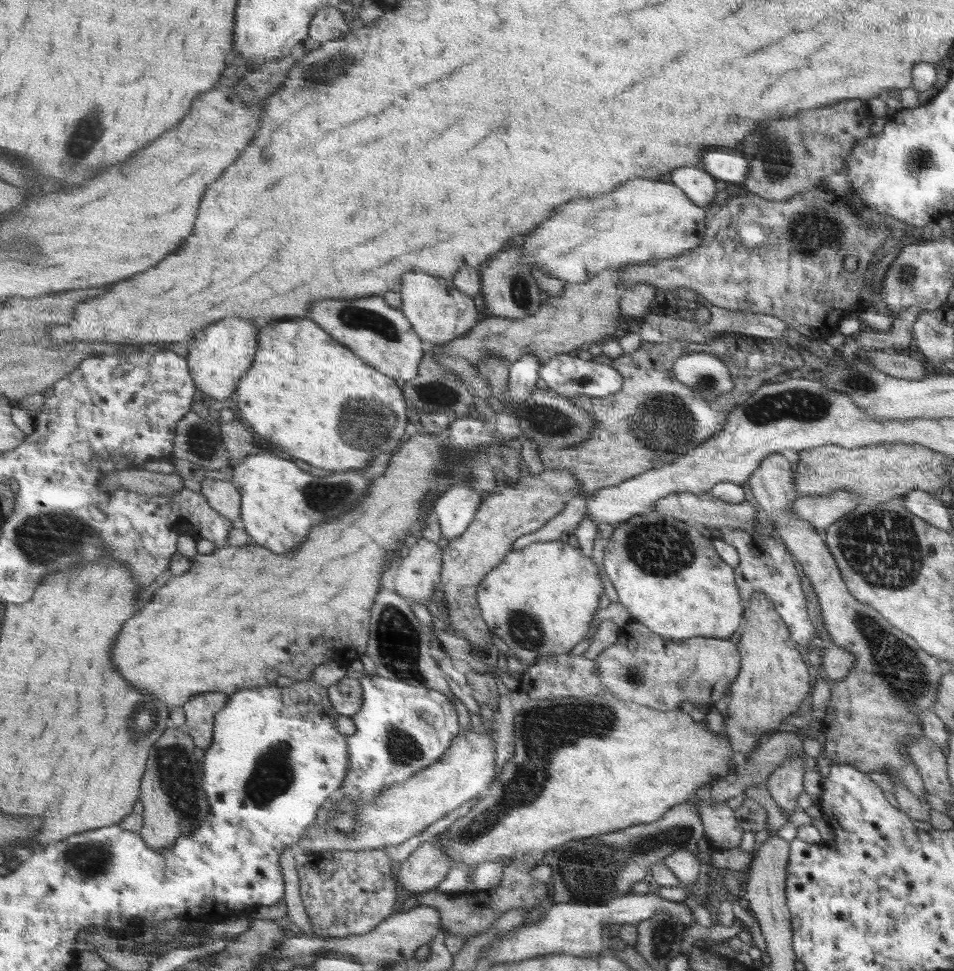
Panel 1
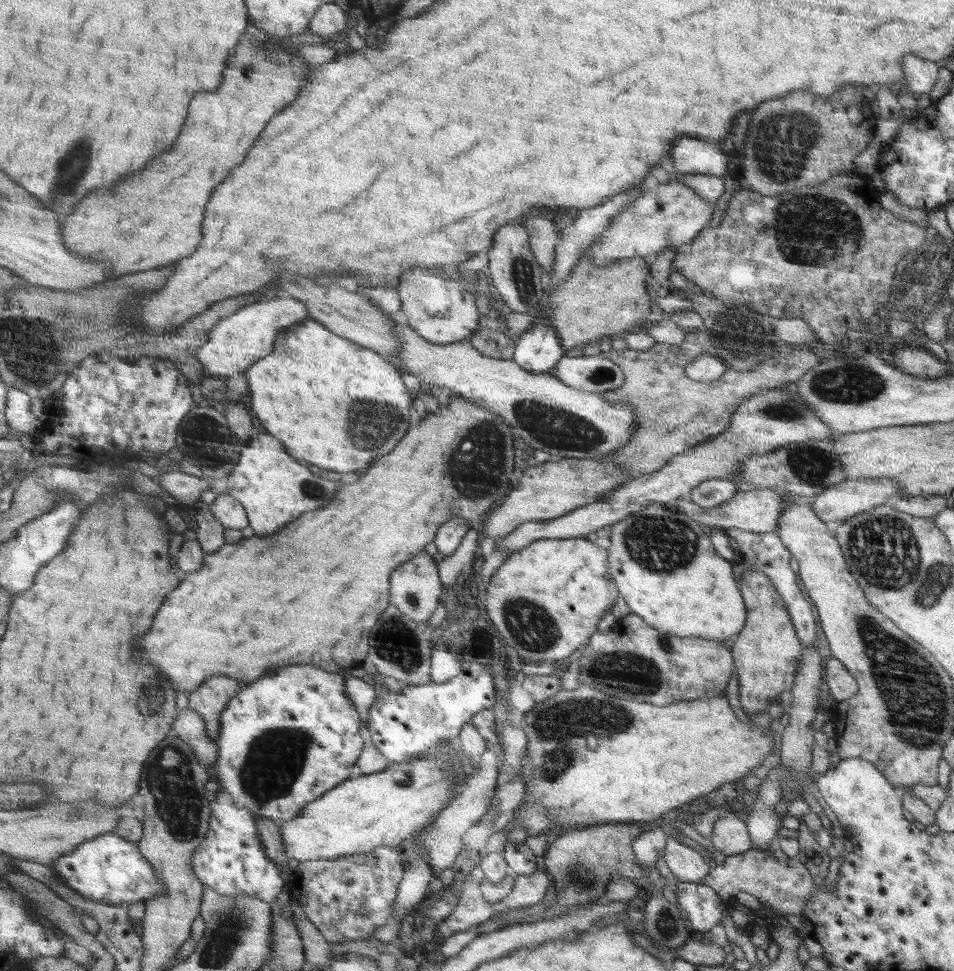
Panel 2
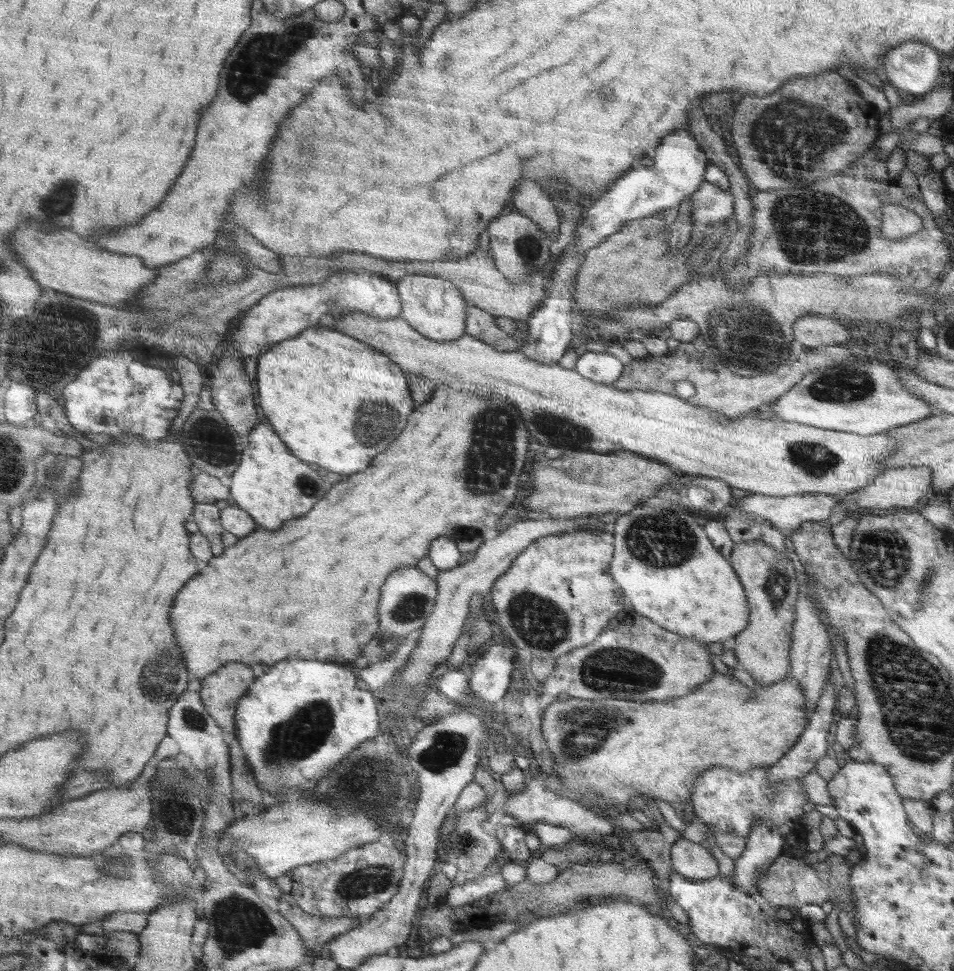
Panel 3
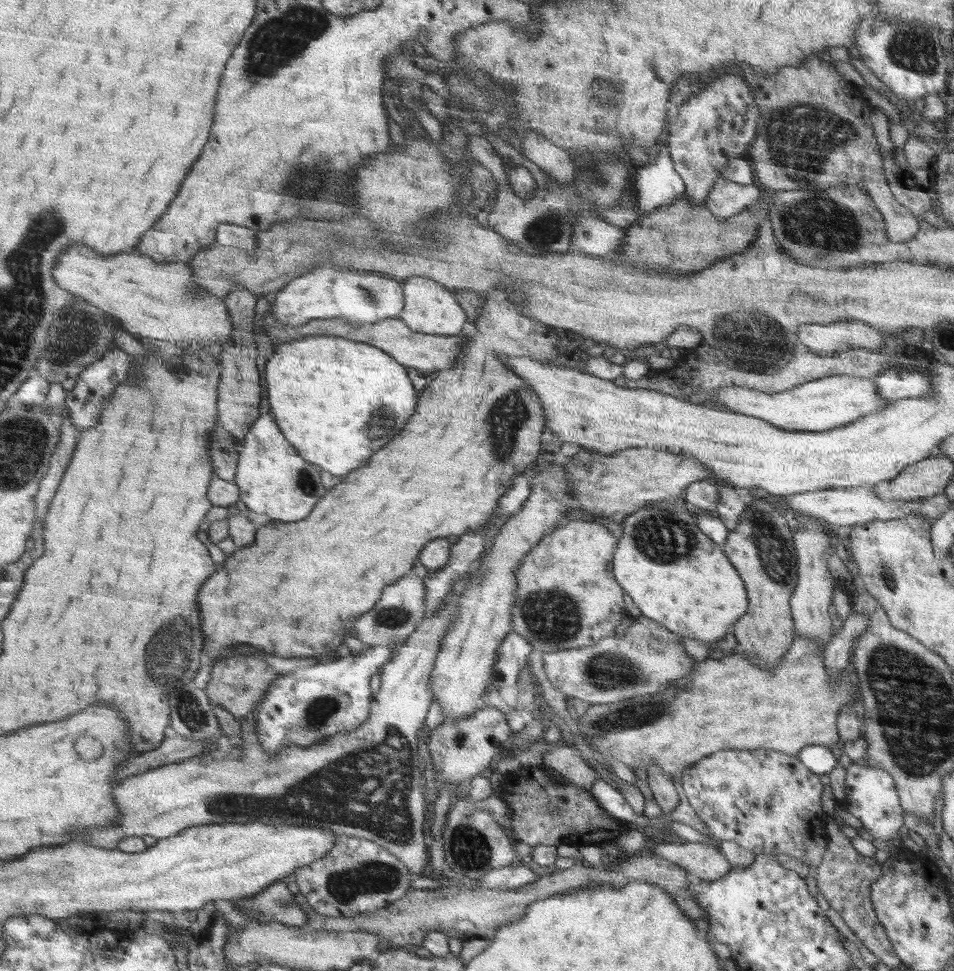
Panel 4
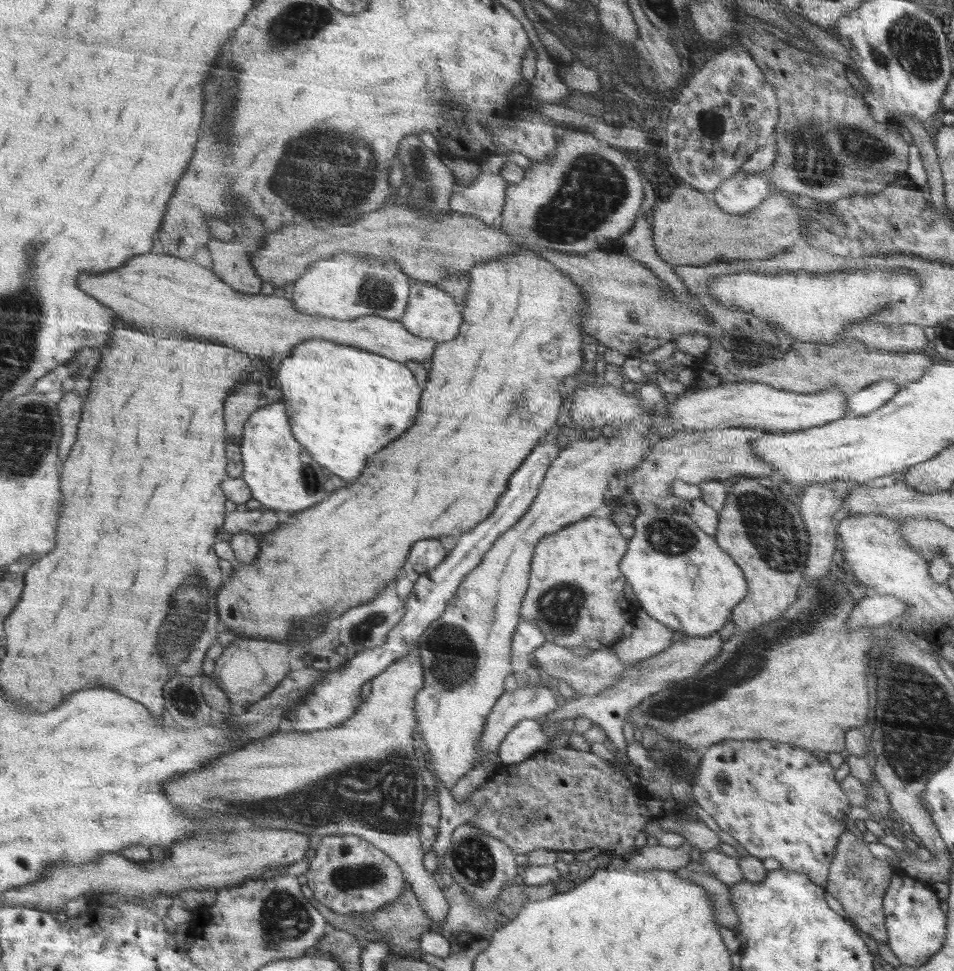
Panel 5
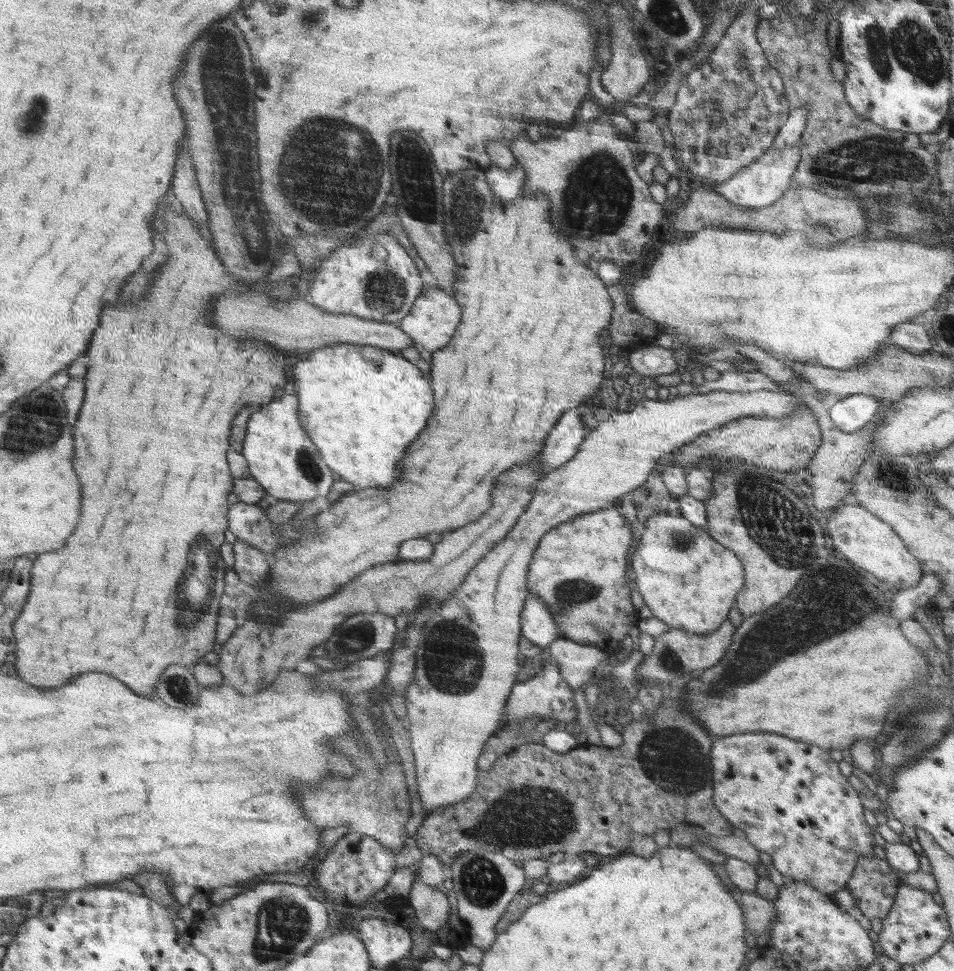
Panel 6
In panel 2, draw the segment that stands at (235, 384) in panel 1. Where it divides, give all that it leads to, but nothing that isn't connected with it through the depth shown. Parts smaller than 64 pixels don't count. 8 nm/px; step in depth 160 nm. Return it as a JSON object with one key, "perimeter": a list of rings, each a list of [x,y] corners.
{"perimeter":[[[274,298],[268,302],[246,306],[214,328],[210,342],[197,351],[199,360],[214,378],[226,376],[228,379],[233,375],[242,374],[257,360],[272,352],[274,338],[277,338],[280,332],[308,318],[309,311],[306,305],[292,298]]]}

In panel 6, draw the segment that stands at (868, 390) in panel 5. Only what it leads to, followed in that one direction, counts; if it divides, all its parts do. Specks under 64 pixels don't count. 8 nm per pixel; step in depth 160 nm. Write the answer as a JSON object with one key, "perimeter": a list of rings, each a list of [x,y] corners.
{"perimeter":[[[851,394],[830,408],[829,417],[842,432],[852,432],[866,426],[884,402],[871,394]]]}

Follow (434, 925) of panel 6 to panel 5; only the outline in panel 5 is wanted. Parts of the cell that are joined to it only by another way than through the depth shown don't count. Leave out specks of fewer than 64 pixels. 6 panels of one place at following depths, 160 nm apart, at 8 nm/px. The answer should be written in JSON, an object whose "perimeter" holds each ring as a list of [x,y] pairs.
{"perimeter":[[[419,650],[411,651],[407,656],[386,668],[382,675],[374,677],[371,693],[366,697],[362,708],[354,717],[330,730],[311,730],[310,732],[277,731],[271,736],[248,743],[240,752],[224,754],[214,764],[204,770],[190,772],[168,784],[168,796],[180,806],[188,816],[202,818],[212,812],[228,816],[244,816],[248,822],[260,829],[280,829],[302,833],[306,837],[327,837],[330,835],[361,836],[370,844],[377,846],[398,861],[405,879],[434,924],[446,922],[449,904],[443,890],[438,888],[434,876],[422,866],[422,846],[418,840],[418,822],[422,804],[429,788],[422,783],[422,773],[414,754],[412,734],[419,726],[417,712],[414,712],[414,700],[425,685],[425,672]]]}

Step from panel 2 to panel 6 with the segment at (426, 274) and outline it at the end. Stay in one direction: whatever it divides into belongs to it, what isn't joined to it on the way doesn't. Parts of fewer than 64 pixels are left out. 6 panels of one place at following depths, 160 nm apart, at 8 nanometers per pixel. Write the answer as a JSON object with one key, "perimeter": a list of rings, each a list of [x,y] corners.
{"perimeter":[[[429,286],[413,304],[409,314],[397,324],[408,336],[413,338],[416,346],[430,352],[445,347],[450,338],[454,336],[454,330],[461,324],[462,309],[456,299],[450,294],[444,294],[444,290],[438,290],[437,286]]]}

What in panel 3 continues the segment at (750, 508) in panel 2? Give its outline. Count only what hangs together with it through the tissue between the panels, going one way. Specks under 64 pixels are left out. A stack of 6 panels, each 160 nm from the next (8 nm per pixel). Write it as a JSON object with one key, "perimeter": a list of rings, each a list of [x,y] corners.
{"perimeter":[[[752,493],[739,500],[737,508],[742,512],[749,512],[753,516],[763,516],[776,530],[783,535],[791,535],[798,530],[801,522],[811,520],[819,521],[830,518],[832,510],[839,506],[841,495],[804,493],[792,496],[770,496],[765,494]]]}

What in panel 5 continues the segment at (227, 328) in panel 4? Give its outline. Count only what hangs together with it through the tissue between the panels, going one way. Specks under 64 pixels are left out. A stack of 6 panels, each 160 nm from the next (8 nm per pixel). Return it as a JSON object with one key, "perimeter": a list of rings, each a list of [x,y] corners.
{"perimeter":[[[145,254],[135,256],[128,263],[120,268],[101,272],[86,273],[79,276],[79,287],[82,291],[89,293],[94,298],[110,305],[122,320],[128,324],[134,324],[136,328],[142,328],[144,332],[150,334],[168,334],[178,332],[178,334],[188,334],[190,326],[190,338],[200,338],[200,340],[210,340],[218,344],[226,344],[230,348],[238,348],[246,354],[256,354],[276,362],[276,356],[286,358],[292,352],[292,346],[310,340],[310,338],[328,338],[328,340],[340,344],[350,345],[359,349],[381,354],[389,357],[390,360],[407,362],[424,362],[430,360],[435,354],[438,342],[434,339],[423,339],[414,336],[405,328],[400,320],[388,320],[386,317],[370,315],[355,318],[354,320],[336,320],[320,315],[302,314],[293,307],[292,300],[278,298],[278,296],[246,295],[236,291],[225,280],[222,280],[214,269],[208,269],[194,259],[174,258],[174,256],[162,254]]]}

